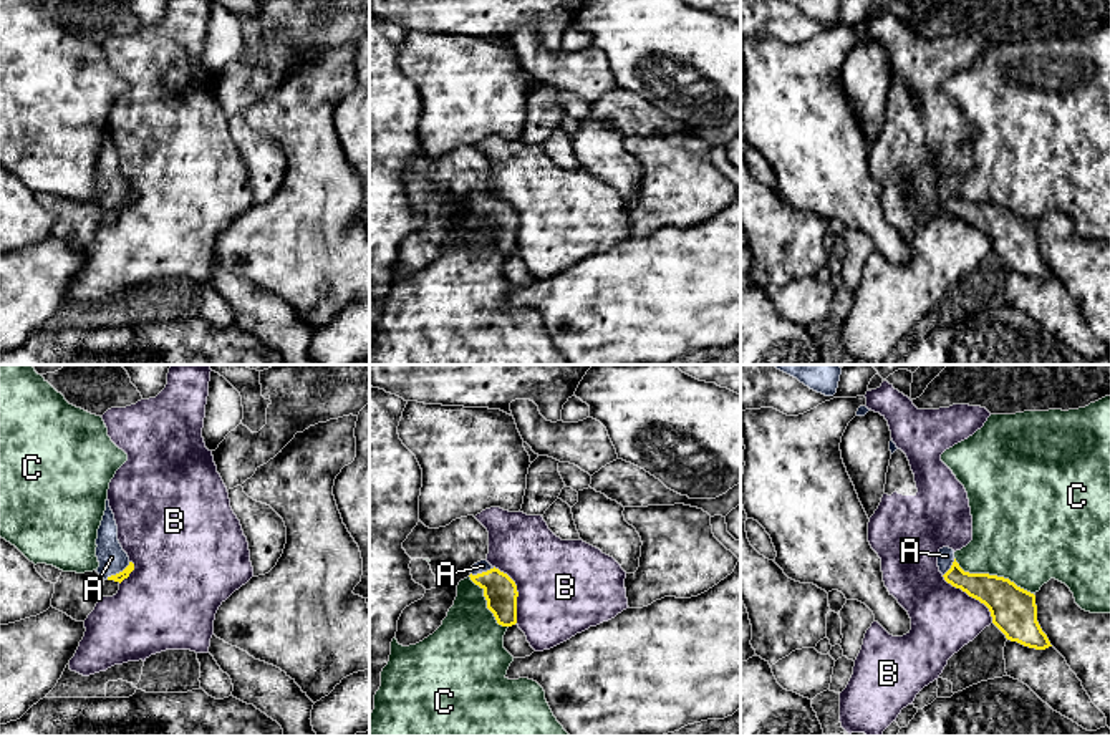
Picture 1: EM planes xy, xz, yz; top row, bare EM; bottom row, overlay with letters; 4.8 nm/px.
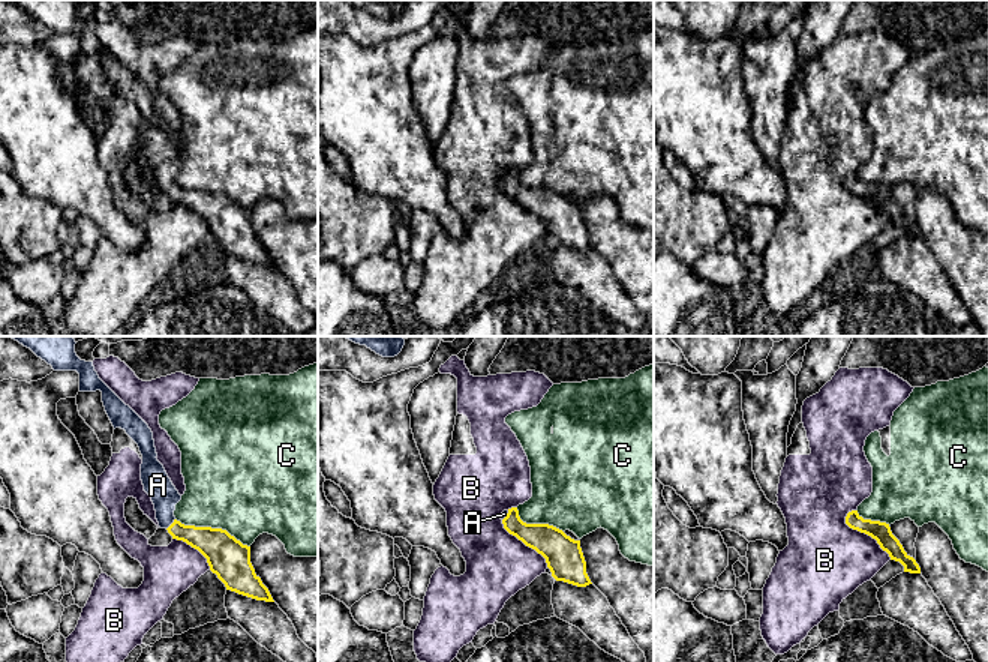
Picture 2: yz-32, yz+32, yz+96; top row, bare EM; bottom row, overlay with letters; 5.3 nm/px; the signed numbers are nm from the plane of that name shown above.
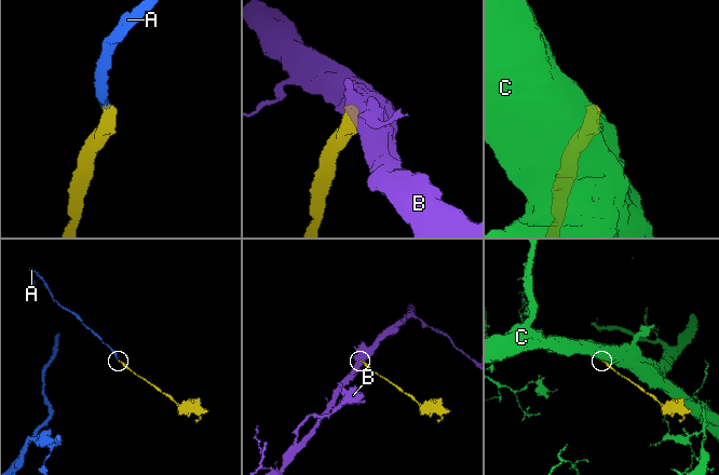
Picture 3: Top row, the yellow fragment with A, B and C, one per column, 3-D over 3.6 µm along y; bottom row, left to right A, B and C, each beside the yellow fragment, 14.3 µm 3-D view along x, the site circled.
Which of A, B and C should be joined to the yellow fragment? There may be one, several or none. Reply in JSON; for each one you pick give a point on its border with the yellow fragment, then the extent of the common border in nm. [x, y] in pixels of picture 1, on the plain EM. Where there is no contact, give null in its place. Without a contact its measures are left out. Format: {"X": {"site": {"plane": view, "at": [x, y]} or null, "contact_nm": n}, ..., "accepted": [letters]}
{"A": {"site": {"plane": "xy", "at": [120, 201]}, "contact_nm": 140}, "accepted": ["A"]}

